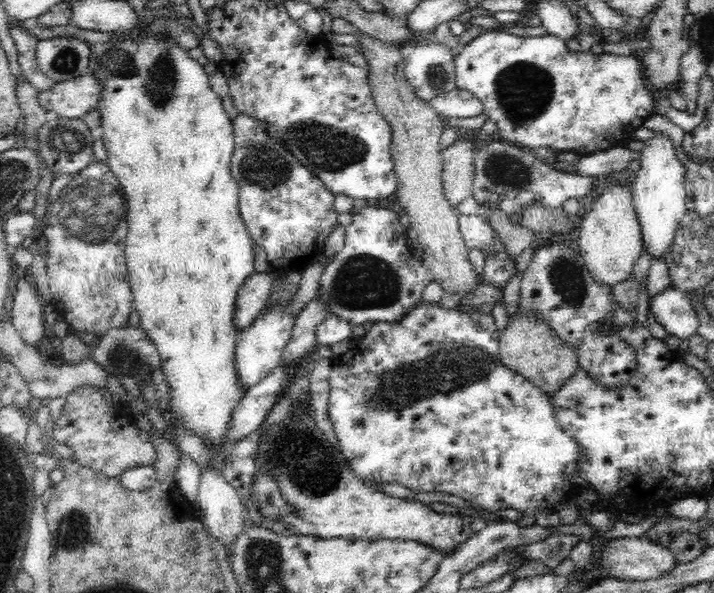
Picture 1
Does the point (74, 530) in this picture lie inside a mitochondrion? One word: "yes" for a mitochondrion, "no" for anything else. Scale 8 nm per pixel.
yes

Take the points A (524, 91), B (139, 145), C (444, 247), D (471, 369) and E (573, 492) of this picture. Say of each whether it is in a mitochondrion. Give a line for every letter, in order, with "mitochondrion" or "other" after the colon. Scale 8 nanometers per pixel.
A: mitochondrion
B: other
C: other
D: mitochondrion
E: other

